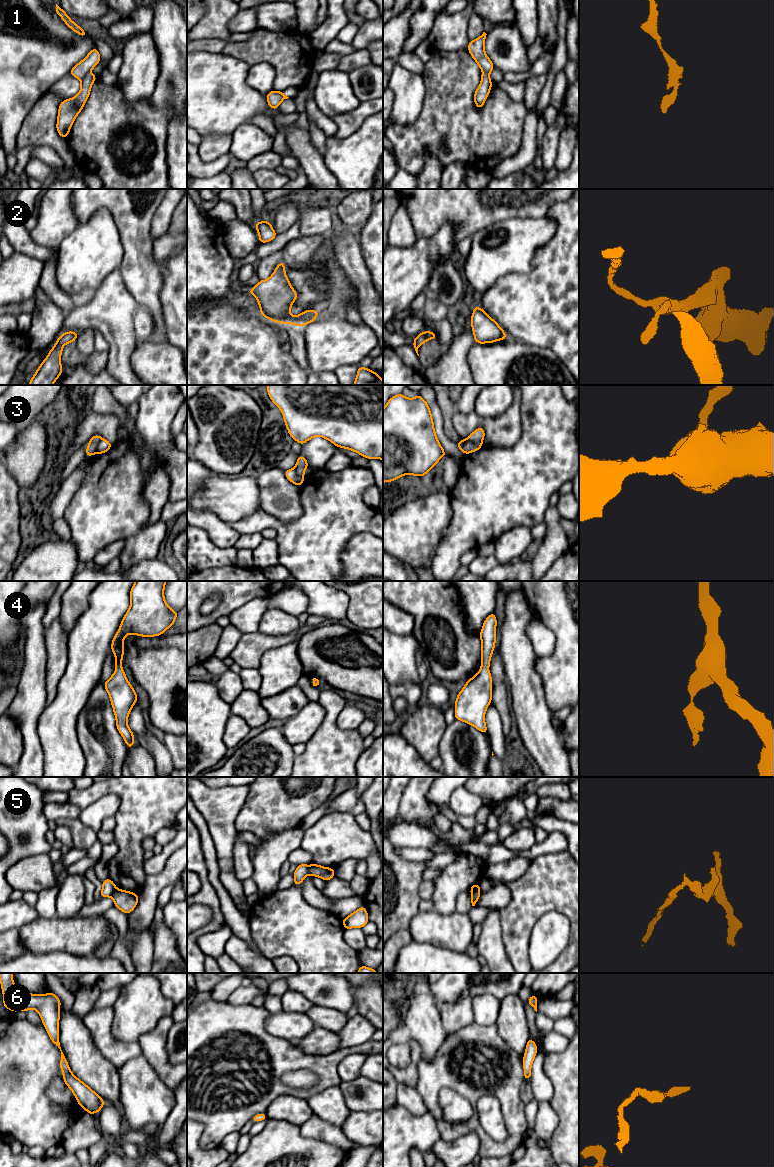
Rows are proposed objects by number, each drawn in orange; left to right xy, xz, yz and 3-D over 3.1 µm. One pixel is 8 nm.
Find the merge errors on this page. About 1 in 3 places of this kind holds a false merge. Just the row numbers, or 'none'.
1, 3, 5

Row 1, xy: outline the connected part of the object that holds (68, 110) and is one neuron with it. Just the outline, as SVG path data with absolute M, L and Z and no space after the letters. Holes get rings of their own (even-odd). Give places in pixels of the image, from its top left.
M88 73L81 81L81 88L79 93L75 97L63 100L60 103L56 128L58 134L62 138L67 138L71 126L77 115L83 109L90 95L91 86L97 78L98 76Z

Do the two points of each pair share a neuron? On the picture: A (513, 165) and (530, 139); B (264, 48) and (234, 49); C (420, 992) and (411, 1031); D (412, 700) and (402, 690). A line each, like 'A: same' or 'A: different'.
A: same
B: same
C: same
D: same

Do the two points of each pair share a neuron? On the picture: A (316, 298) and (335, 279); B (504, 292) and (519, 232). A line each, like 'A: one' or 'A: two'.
A: two
B: two

